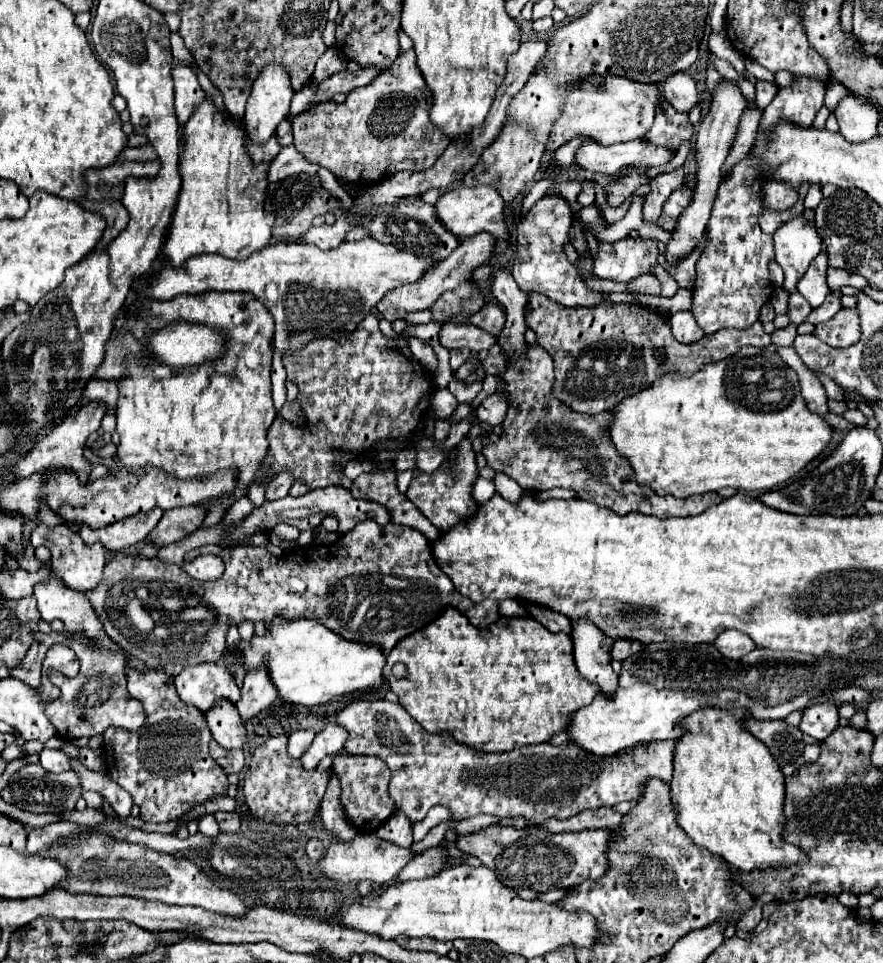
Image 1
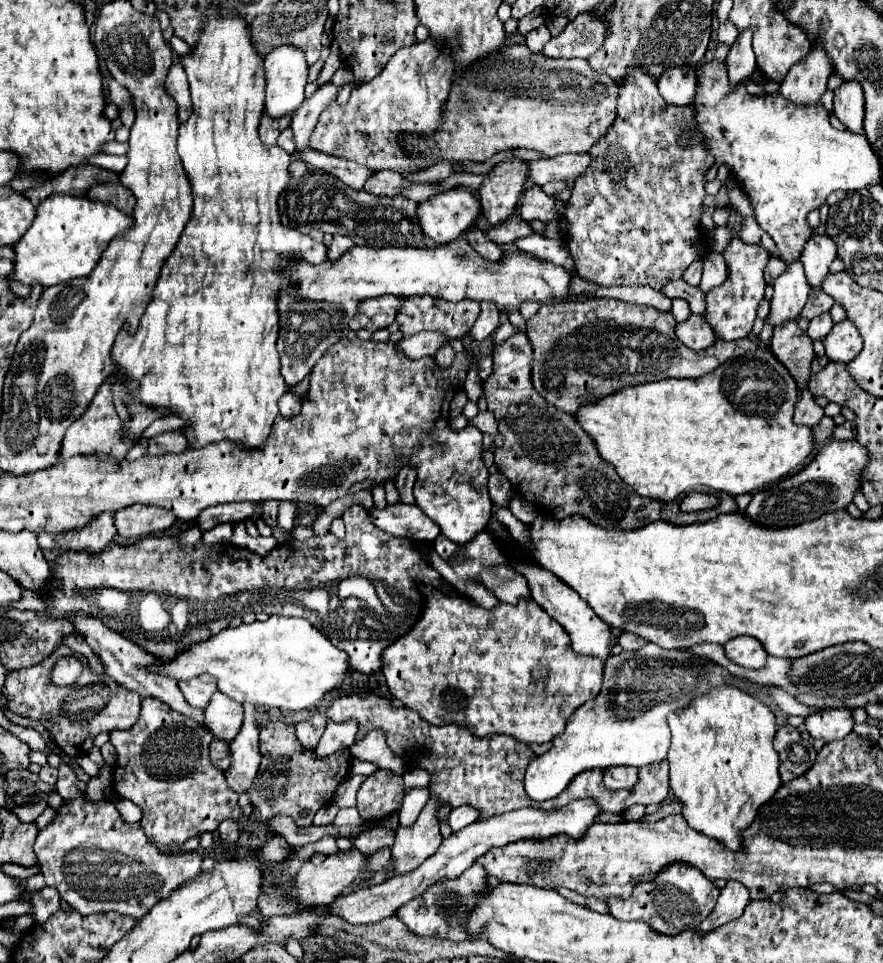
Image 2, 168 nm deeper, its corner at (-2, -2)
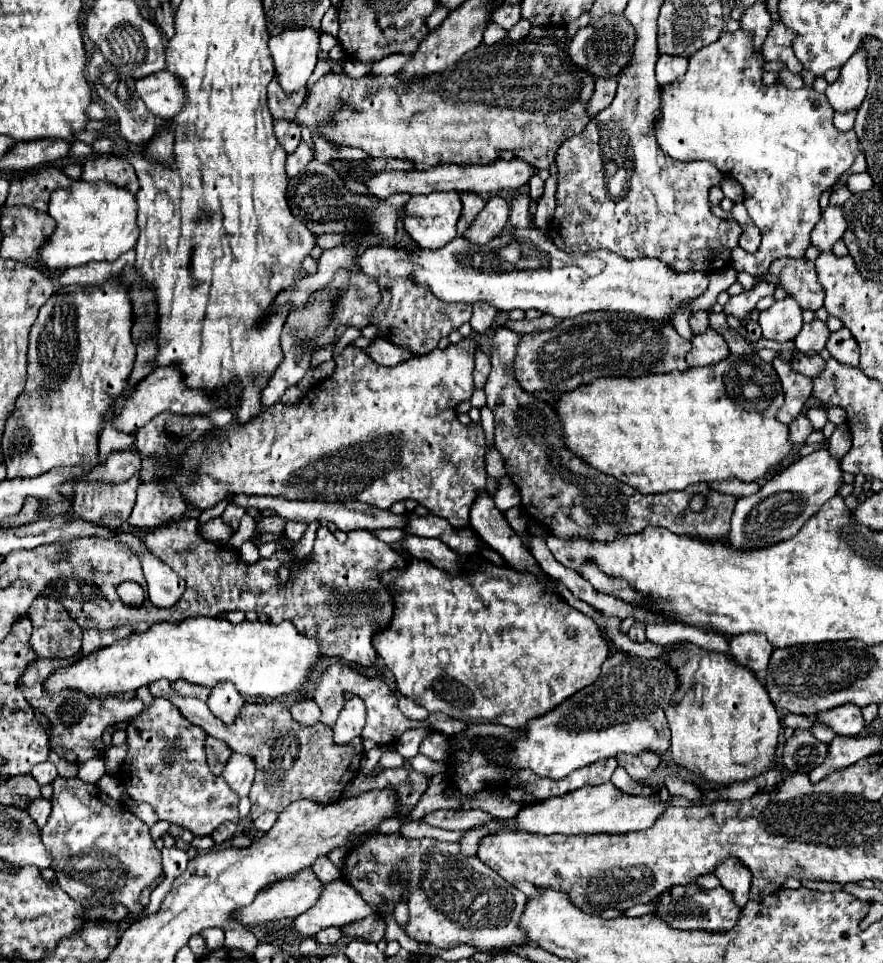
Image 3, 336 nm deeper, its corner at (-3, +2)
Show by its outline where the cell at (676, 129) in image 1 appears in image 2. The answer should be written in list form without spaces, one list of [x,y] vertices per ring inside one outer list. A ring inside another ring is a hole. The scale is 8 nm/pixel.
[[[634,72],[624,78],[618,98],[618,116],[596,148],[590,148],[594,158],[592,166],[580,180],[574,182],[572,196],[566,202],[564,212],[570,222],[564,234],[564,244],[584,280],[600,286],[644,284],[660,290],[664,282],[680,278],[698,258],[692,242],[700,238],[700,206],[706,196],[704,172],[714,166],[714,156],[708,152],[700,134],[688,136],[688,142],[682,146],[680,134],[686,134],[686,130],[698,132],[692,106],[680,108],[666,104],[658,94],[656,80],[642,72]],[[586,230],[594,232],[586,238]],[[646,230],[652,230],[652,236]]]

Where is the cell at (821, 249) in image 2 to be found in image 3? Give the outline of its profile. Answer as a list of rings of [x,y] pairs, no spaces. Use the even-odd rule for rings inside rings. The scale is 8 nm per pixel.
[[[829,204],[821,212],[821,220],[811,232],[811,242],[819,246],[823,252],[831,252],[831,246],[843,236],[845,230],[847,230],[847,220],[843,208]]]

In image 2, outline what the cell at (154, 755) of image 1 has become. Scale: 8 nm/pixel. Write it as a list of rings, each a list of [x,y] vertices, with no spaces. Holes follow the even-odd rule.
[[[144,698],[138,722],[130,730],[112,730],[110,742],[116,748],[116,772],[114,772],[114,790],[118,796],[134,802],[142,808],[144,816],[140,826],[144,828],[148,840],[154,846],[170,846],[176,848],[184,844],[190,836],[198,836],[204,830],[216,830],[218,824],[226,818],[238,820],[242,816],[242,808],[238,804],[238,794],[228,786],[226,776],[220,768],[210,764],[208,746],[212,742],[212,734],[198,722],[192,722],[188,716],[174,712],[168,704],[158,698]]]

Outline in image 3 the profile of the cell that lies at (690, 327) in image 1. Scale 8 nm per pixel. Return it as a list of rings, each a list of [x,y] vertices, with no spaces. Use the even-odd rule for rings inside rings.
[[[709,328],[705,334],[697,334],[691,340],[691,352],[687,354],[689,366],[709,366],[725,360],[729,356],[729,346],[719,332]]]

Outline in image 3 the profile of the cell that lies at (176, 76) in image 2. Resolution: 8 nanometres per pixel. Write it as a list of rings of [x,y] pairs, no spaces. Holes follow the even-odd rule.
[[[167,70],[137,80],[135,90],[137,96],[147,104],[147,108],[161,120],[171,120],[171,116],[175,116],[181,106],[185,106],[181,84],[177,84],[177,76]]]

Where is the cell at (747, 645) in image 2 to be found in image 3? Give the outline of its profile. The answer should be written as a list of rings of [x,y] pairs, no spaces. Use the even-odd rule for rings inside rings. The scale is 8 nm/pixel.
[[[741,634],[733,636],[729,642],[731,654],[737,658],[741,666],[751,668],[753,672],[761,672],[769,664],[769,656],[773,652],[773,644],[769,644],[765,634]]]

